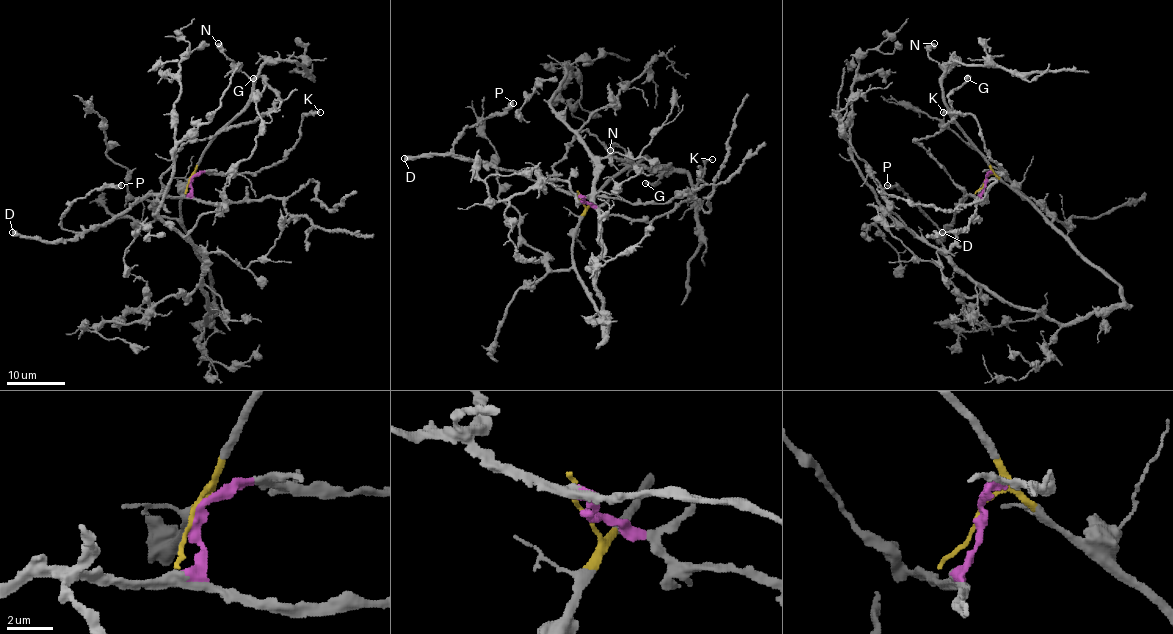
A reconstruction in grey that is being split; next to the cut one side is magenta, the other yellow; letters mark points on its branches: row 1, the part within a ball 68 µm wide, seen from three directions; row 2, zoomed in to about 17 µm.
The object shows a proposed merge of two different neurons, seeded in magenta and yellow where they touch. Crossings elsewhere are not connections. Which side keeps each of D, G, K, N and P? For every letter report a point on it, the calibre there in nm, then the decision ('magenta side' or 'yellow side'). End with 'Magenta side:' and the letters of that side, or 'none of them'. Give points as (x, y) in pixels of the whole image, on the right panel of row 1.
D: (942, 232) | 550 nm | magenta side
G: (967, 78) | 360 nm | magenta side
K: (943, 112) | 320 nm | magenta side
N: (934, 43) | 600 nm | yellow side
P: (887, 185) | 500 nm | magenta side
Magenta side: D, G, K, P

